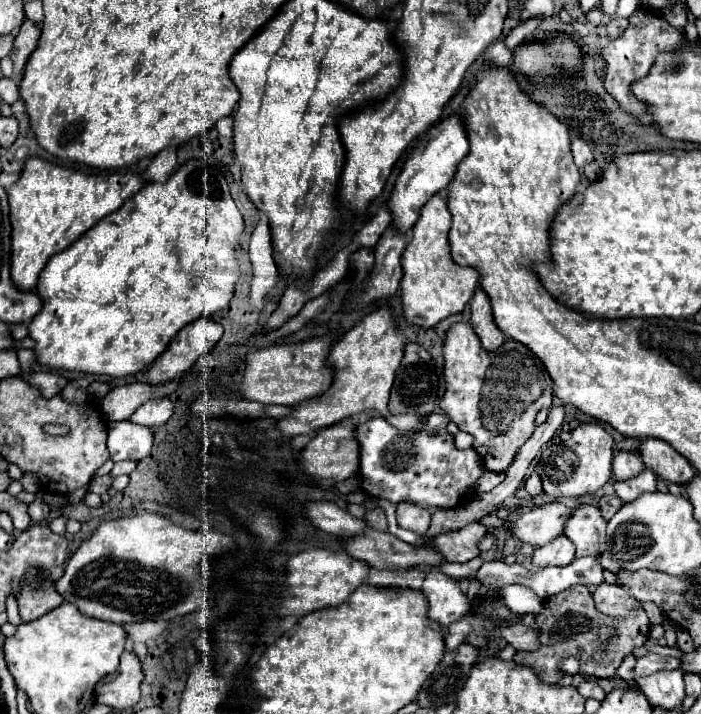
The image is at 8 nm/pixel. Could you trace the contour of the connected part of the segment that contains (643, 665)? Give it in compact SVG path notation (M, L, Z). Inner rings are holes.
M648 653L636 661L634 671L638 675L654 675L656 671L664 671L664 669L678 669L678 665L680 661L676 657L662 657L656 653Z

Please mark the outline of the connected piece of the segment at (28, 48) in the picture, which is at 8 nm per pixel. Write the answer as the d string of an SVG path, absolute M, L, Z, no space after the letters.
M24 19L16 39L14 39L14 49L12 49L12 61L14 61L14 77L20 77L24 71L24 65L30 57L30 53L36 49L36 43L40 39L40 29L36 27L34 21Z

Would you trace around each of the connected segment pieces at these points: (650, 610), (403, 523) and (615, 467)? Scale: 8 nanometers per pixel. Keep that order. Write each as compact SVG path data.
M645 602L642 606L648 615L651 625L658 625L664 622L665 614L654 603Z
M408 501L398 503L396 519L402 529L410 529L414 533L426 533L430 527L430 511Z
M620 451L612 461L612 471L618 481L628 481L630 477L636 477L638 473L642 473L642 469L646 469L642 459L630 451Z

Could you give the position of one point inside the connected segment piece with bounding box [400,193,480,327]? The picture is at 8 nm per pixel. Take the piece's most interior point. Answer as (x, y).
(433, 287)

